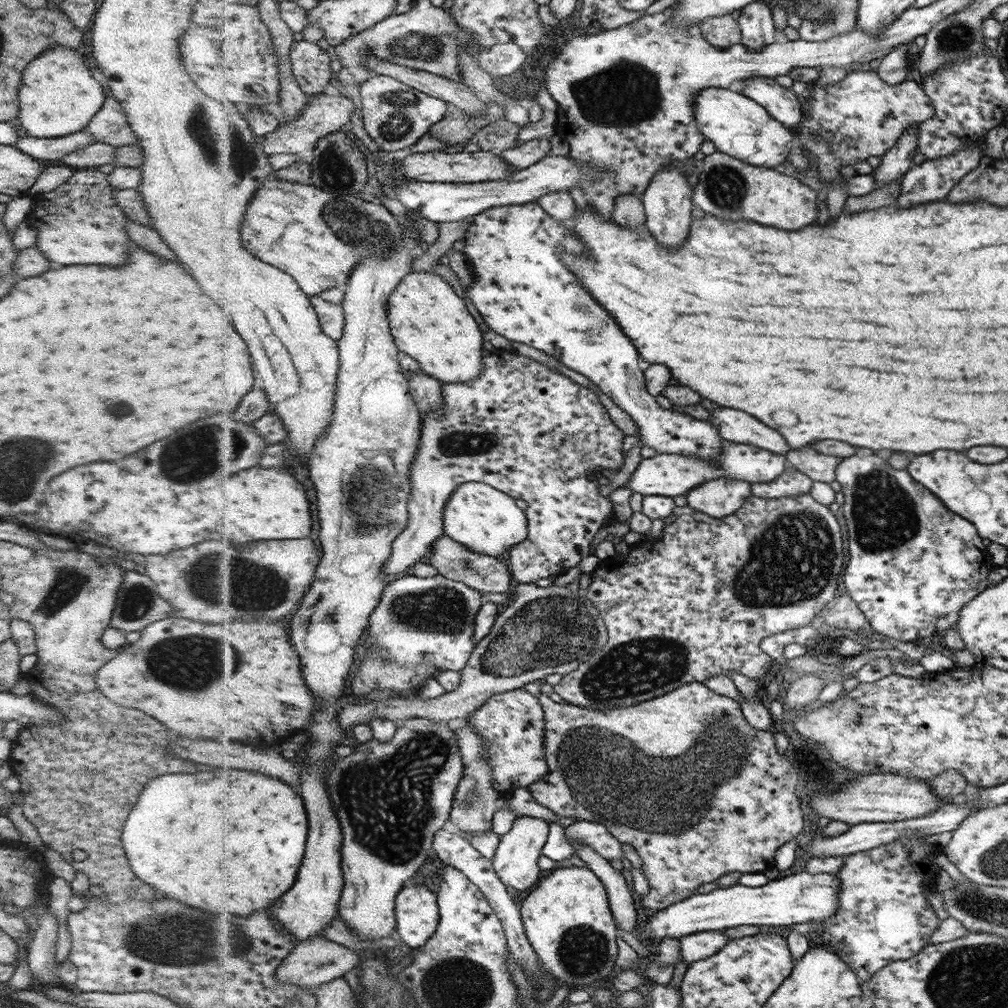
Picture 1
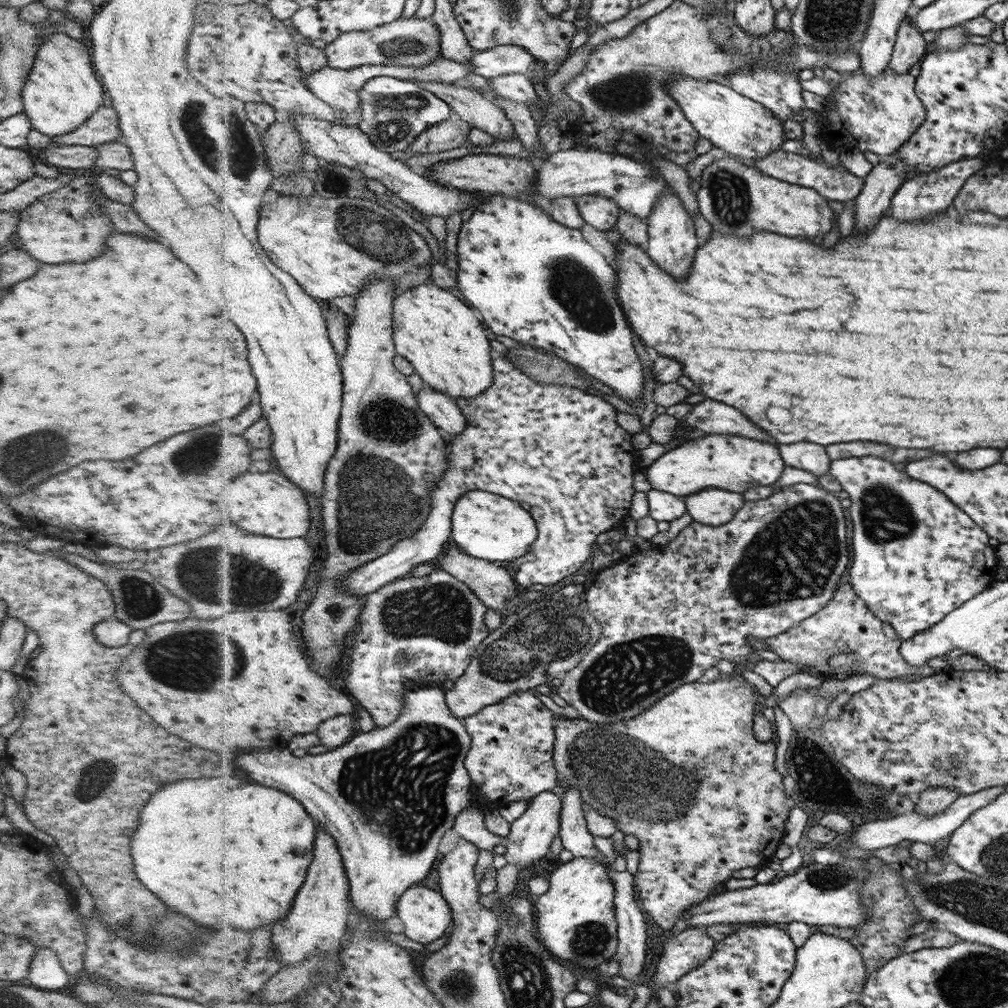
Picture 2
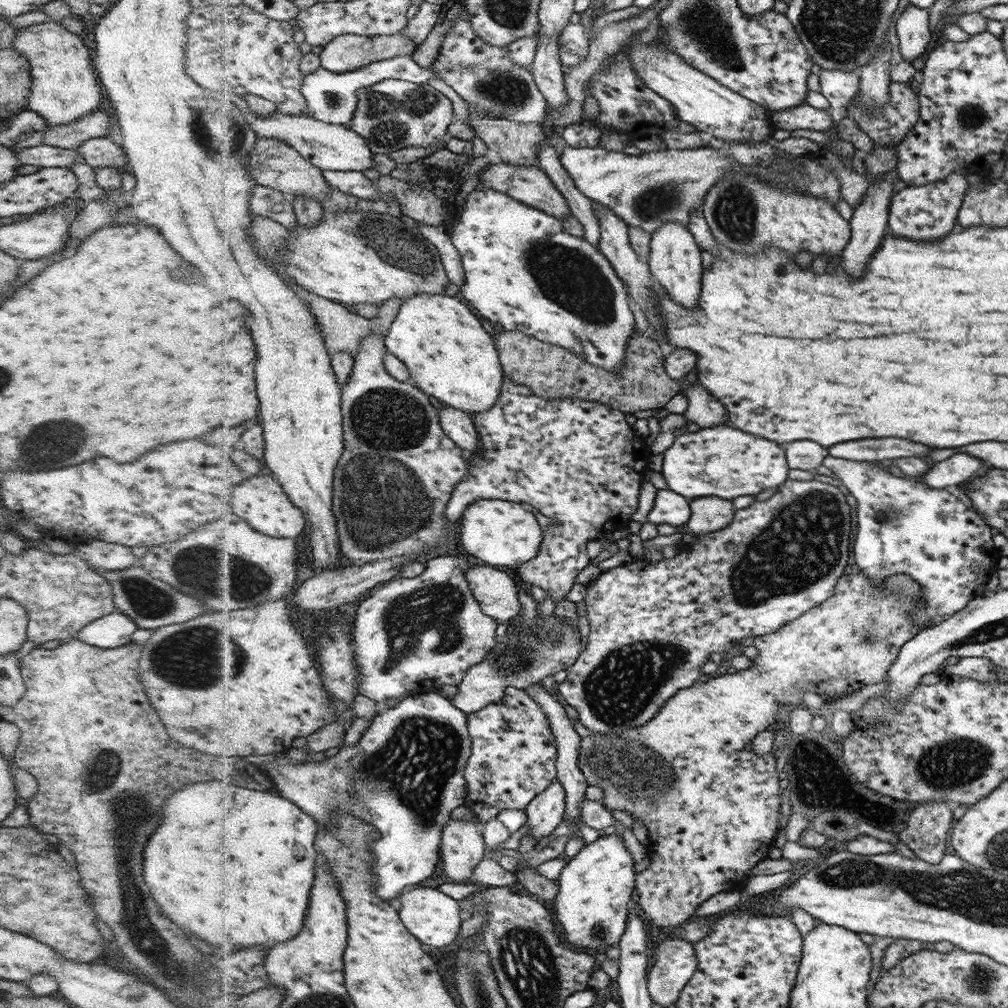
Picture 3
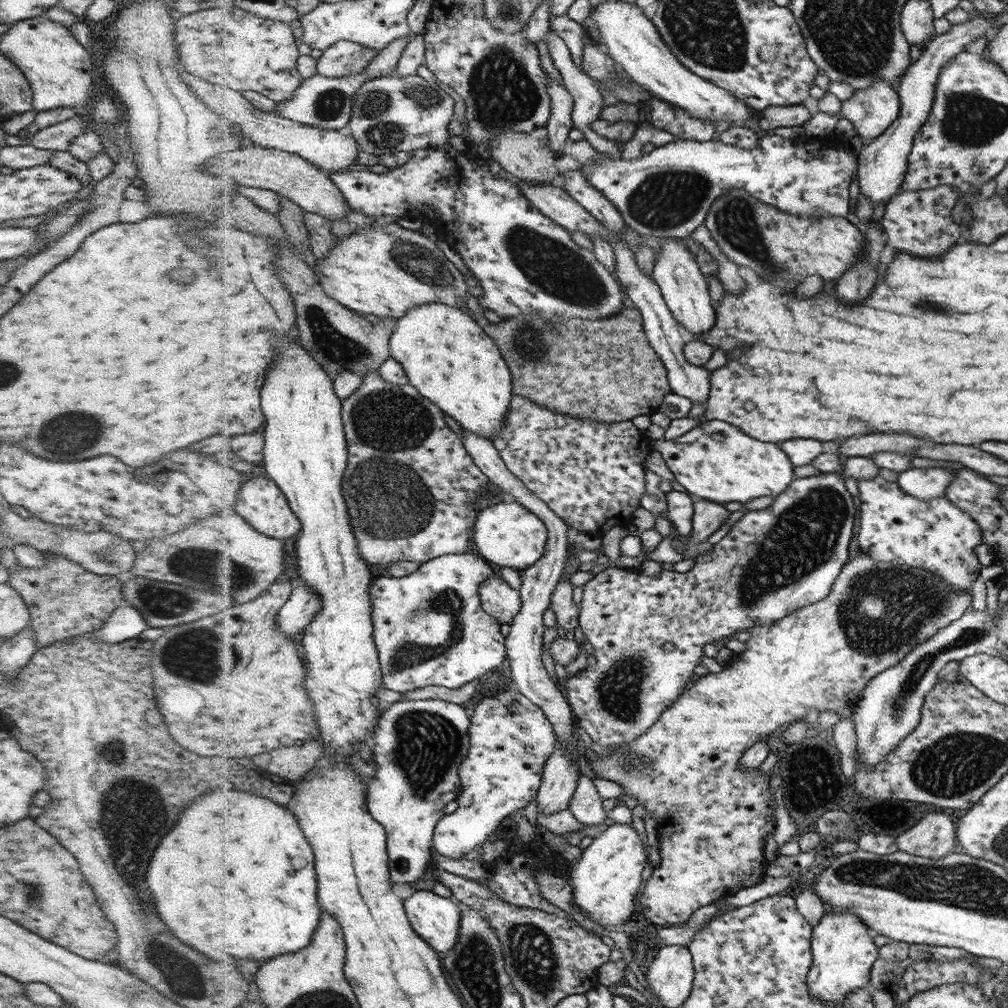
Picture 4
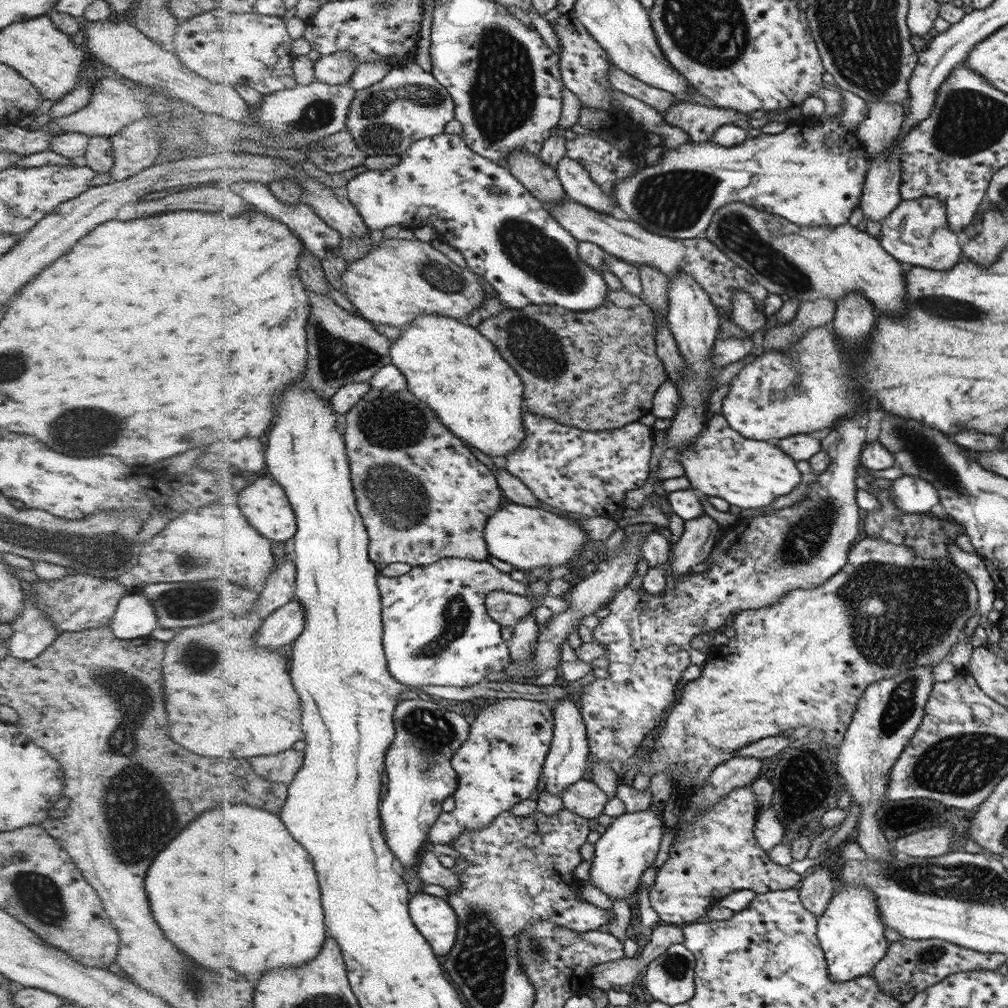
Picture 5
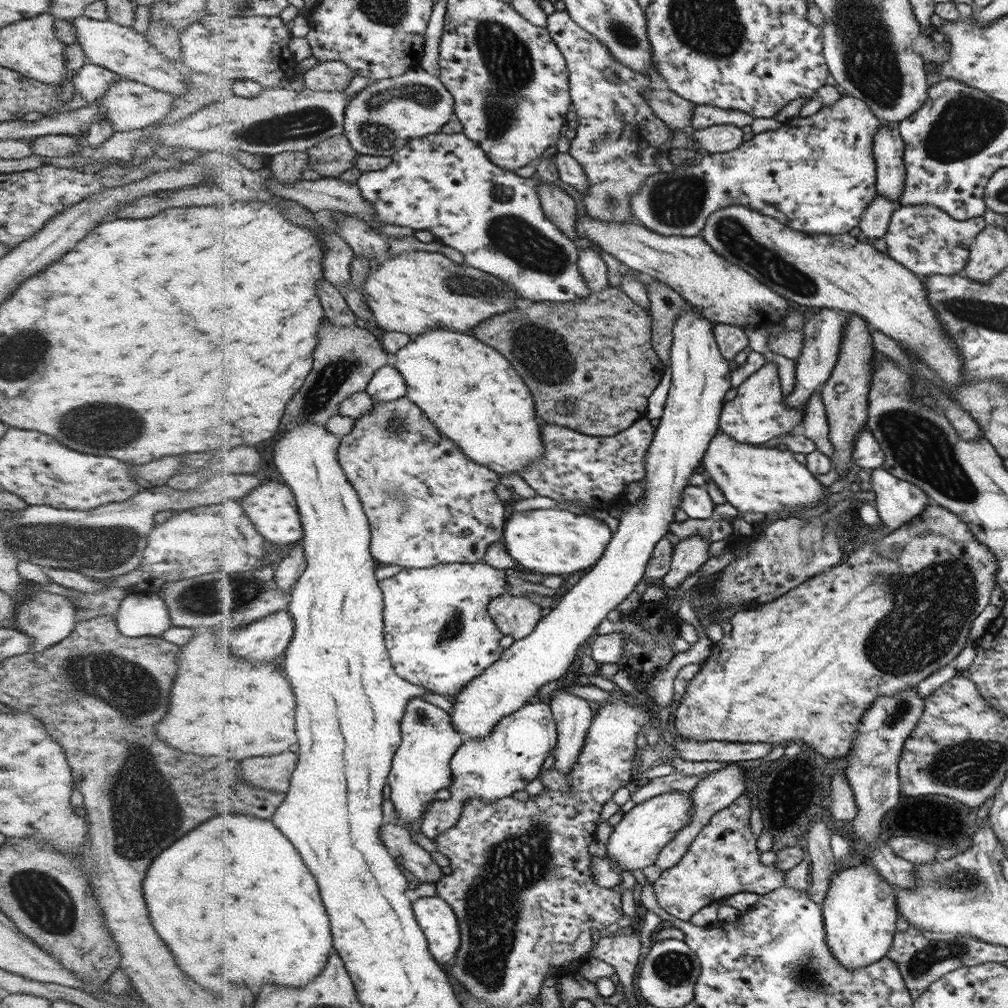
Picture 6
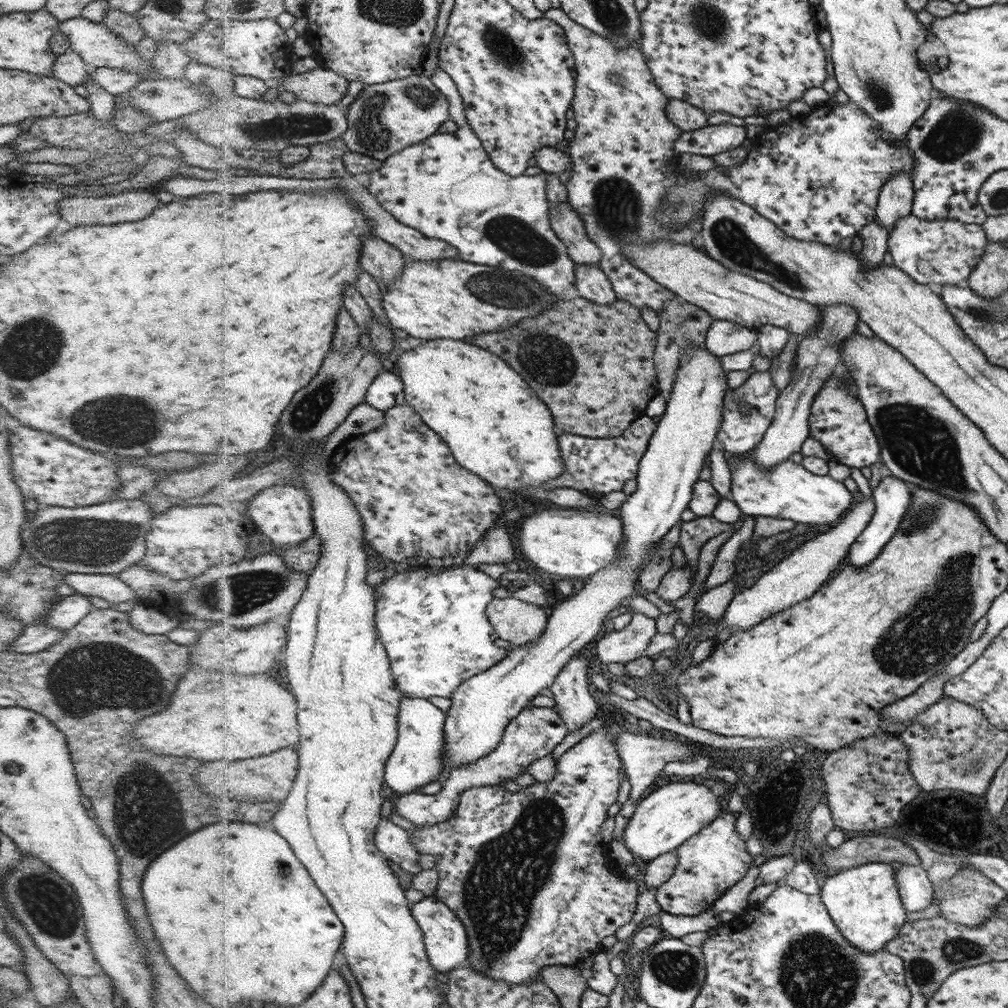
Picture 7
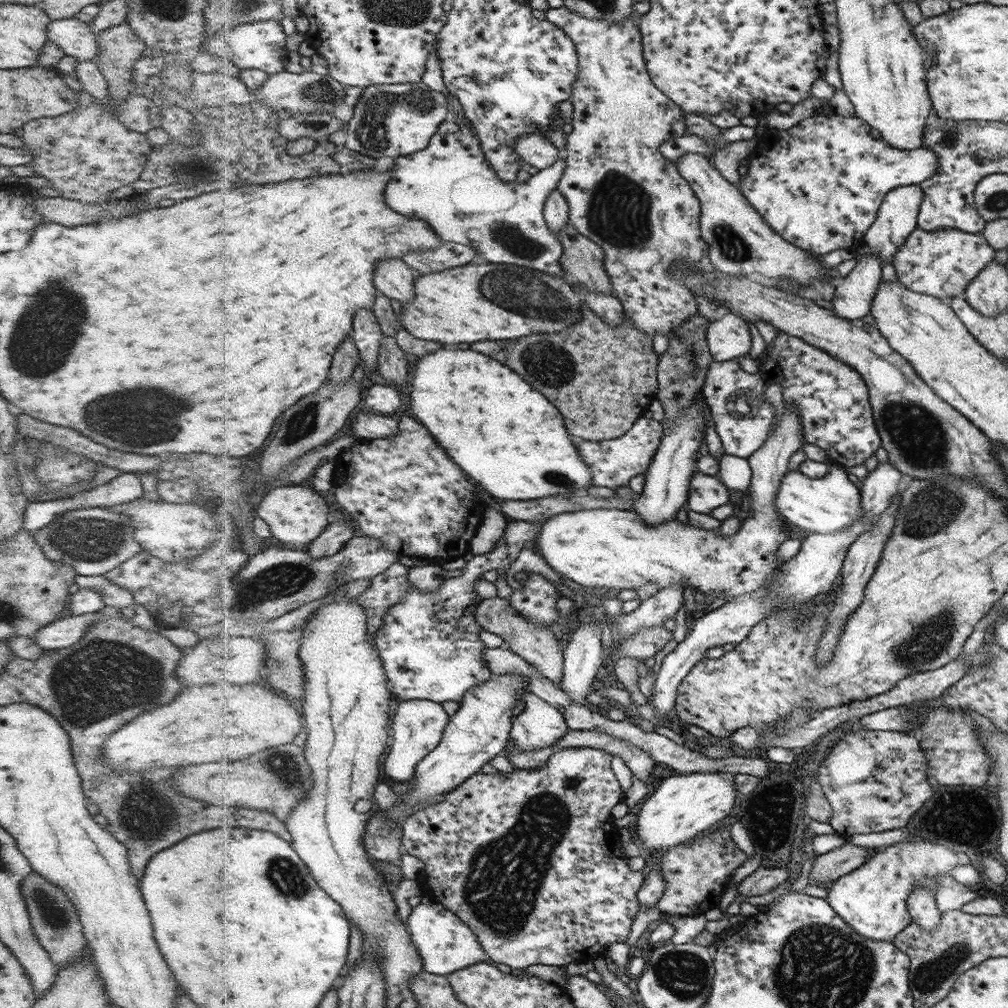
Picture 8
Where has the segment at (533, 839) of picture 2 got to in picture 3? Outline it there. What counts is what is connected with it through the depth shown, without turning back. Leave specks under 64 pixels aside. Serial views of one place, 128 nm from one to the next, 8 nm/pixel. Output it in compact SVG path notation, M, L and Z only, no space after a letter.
M556 778L551 782L551 786L547 788L546 791L542 791L539 795L536 795L534 799L528 803L524 812L527 816L528 826L530 830L528 831L528 836L532 836L535 840L535 848L538 844L540 838L545 836L550 836L554 832L554 829L562 822L565 817L566 812L566 801L565 801L565 790L562 783Z

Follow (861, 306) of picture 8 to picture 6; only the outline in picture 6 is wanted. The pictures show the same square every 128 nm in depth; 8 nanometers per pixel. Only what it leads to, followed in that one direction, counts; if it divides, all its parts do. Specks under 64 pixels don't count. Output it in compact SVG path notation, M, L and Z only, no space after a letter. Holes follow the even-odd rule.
M877 193L875 200L868 210L865 211L861 222L859 223L860 230L868 239L868 243L876 241L876 239L884 237L889 230L892 213L898 209L899 203L885 198ZM822 309L807 320L803 326L802 350L800 356L795 360L795 387L786 397L789 408L805 406L813 395L812 392L821 390L821 387L830 379L838 360L845 324L847 324L846 314L835 309Z

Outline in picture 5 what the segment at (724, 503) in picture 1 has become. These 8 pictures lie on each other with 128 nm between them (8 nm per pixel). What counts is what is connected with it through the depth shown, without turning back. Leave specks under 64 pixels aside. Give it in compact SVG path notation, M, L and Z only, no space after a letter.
M706 513L686 521L681 539L672 543L672 574L680 577L691 573L696 564L707 561L720 531L721 525Z

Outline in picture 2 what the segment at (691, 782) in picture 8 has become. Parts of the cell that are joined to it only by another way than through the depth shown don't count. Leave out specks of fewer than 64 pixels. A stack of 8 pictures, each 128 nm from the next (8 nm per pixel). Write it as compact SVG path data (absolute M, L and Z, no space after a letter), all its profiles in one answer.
M574 858L562 863L550 873L550 888L546 893L534 896L536 937L538 937L555 957L568 961L583 976L595 975L598 966L616 954L616 919L614 903L616 888L613 885L604 862L594 858Z

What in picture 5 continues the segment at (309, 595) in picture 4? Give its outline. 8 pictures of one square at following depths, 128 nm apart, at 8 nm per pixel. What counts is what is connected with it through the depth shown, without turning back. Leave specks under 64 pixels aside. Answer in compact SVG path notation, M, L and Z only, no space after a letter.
M294 600L264 621L264 628L257 632L258 645L266 649L290 649L295 640L306 630L306 607Z

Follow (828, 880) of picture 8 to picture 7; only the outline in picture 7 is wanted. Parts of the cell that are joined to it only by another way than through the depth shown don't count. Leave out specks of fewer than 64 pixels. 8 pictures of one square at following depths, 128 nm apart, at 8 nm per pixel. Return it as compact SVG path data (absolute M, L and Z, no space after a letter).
M868 835L847 839L840 846L823 851L821 856L813 860L818 870L828 874L878 862L916 866L921 865L922 858L899 838Z

